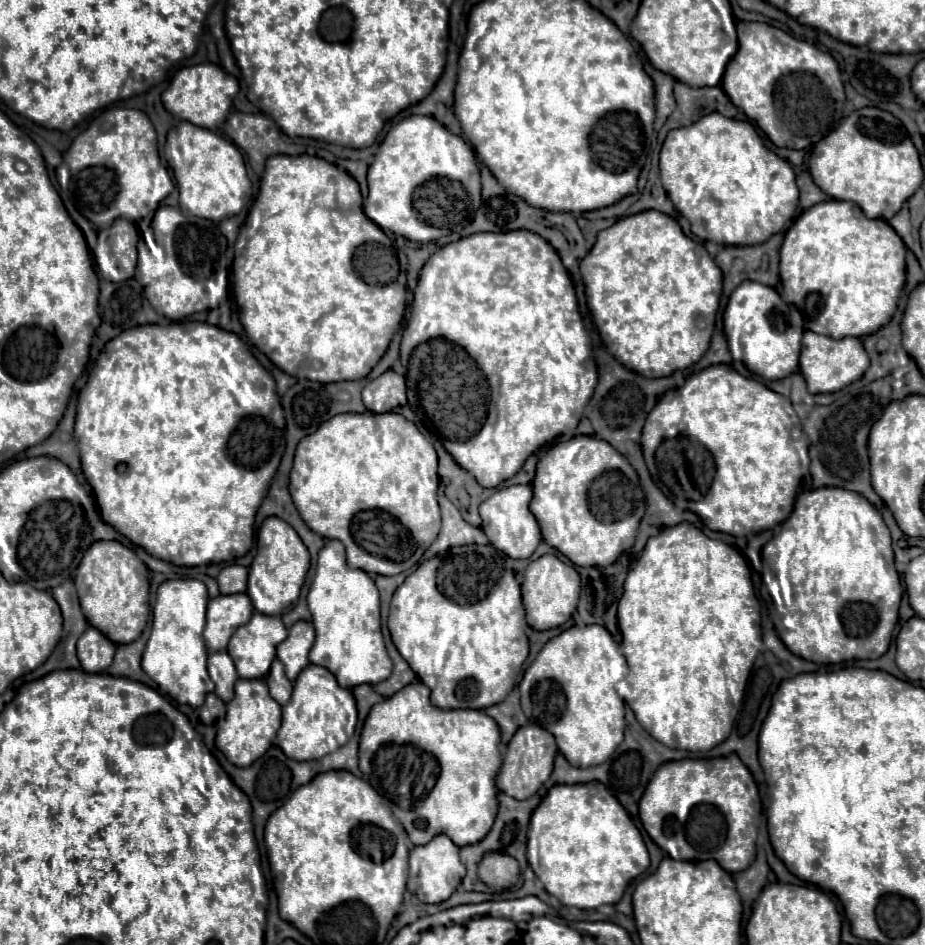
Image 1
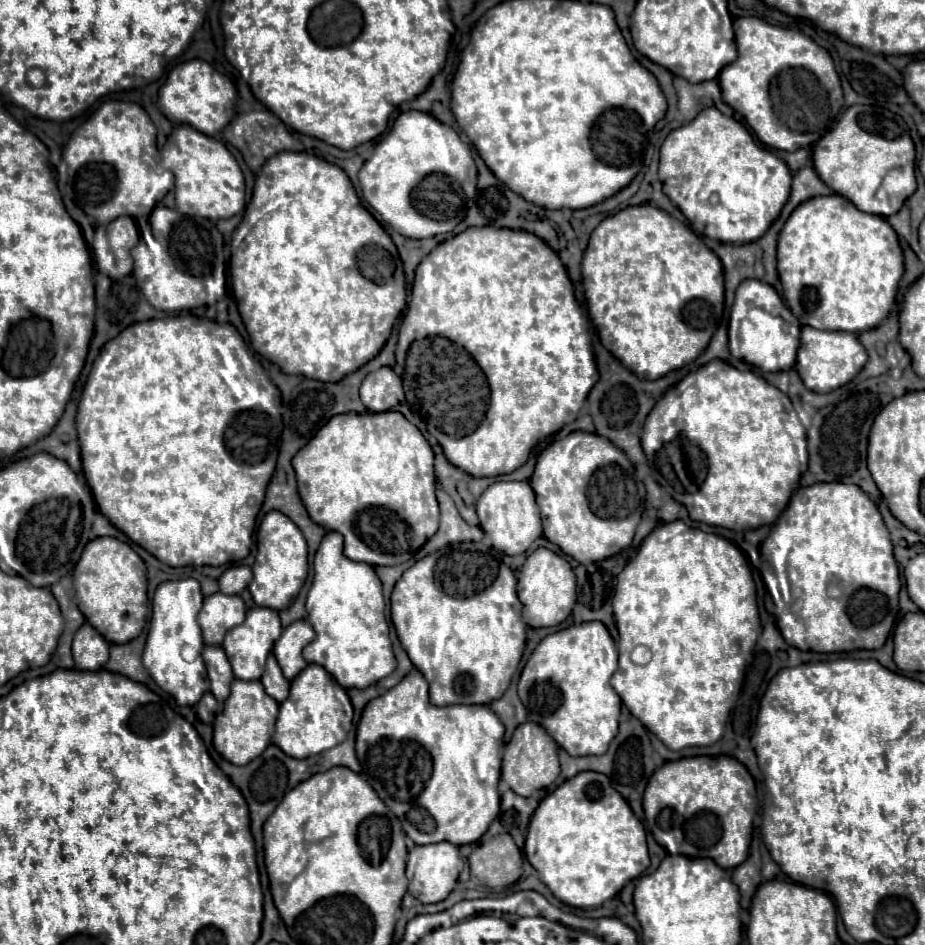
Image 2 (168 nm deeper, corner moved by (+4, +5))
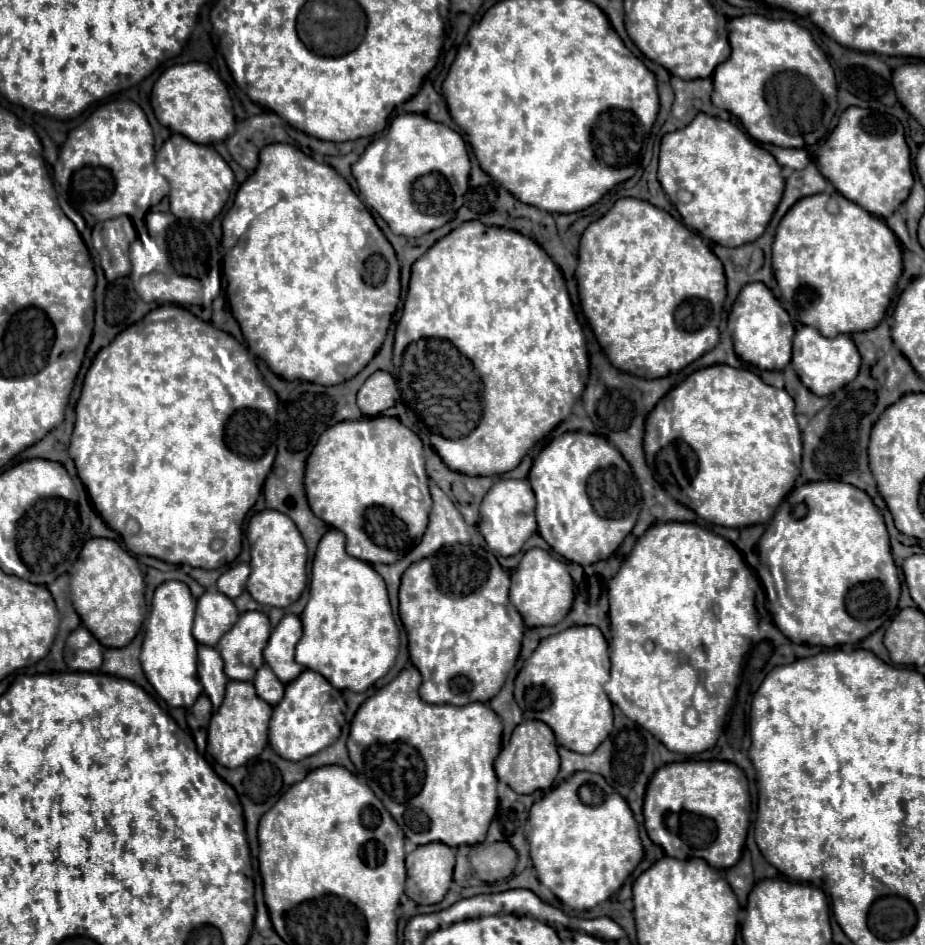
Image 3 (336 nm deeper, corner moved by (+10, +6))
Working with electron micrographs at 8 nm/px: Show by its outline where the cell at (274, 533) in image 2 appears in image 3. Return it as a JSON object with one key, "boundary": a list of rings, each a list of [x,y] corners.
{"boundary":[[[262,510],[254,514],[246,528],[246,538],[250,542],[250,578],[246,590],[250,596],[266,606],[290,606],[296,602],[306,588],[306,544],[296,528],[296,524],[276,510]]]}

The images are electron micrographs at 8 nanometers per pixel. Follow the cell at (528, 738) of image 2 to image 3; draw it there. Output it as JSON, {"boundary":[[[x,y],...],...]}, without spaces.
{"boundary":[[[528,720],[514,728],[510,744],[502,748],[496,762],[496,776],[500,782],[508,784],[518,794],[532,794],[534,790],[544,790],[554,784],[554,778],[560,768],[558,750],[554,744],[554,732],[540,720]]]}

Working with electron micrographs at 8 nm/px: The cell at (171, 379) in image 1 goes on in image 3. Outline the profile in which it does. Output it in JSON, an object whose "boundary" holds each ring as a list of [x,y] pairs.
{"boundary":[[[158,306],[140,322],[136,322],[136,326],[128,326],[128,330],[120,332],[92,360],[92,366],[84,378],[80,400],[76,404],[76,426],[72,432],[70,456],[96,512],[112,530],[116,530],[124,538],[130,552],[154,556],[168,564],[190,564],[208,570],[220,568],[234,562],[234,558],[240,554],[244,518],[256,504],[262,484],[272,468],[276,456],[276,408],[276,392],[264,382],[264,378],[260,384],[260,372],[254,358],[236,338],[232,338],[224,330],[218,330],[210,322],[196,318],[192,312],[180,306]]]}

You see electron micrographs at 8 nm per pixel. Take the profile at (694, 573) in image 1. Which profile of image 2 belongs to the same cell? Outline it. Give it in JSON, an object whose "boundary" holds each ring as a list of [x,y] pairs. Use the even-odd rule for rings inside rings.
{"boundary":[[[684,521],[660,523],[618,575],[611,604],[620,635],[620,659],[610,685],[622,703],[668,749],[678,751],[684,747],[714,745],[724,733],[730,709],[740,695],[745,669],[754,659],[758,635],[762,631],[756,607],[756,585],[746,555],[728,539],[688,527]],[[638,645],[650,649],[652,659],[648,665],[630,661],[630,653]]]}

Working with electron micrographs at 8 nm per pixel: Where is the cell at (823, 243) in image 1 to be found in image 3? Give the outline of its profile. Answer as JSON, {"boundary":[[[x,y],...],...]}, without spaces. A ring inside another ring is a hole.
{"boundary":[[[814,194],[812,198],[802,198],[800,202],[796,202],[796,206],[792,206],[792,210],[788,210],[788,214],[780,220],[776,236],[774,236],[774,244],[772,244],[772,268],[774,268],[774,276],[776,276],[776,282],[778,282],[782,300],[788,302],[794,320],[798,320],[800,324],[806,324],[806,326],[814,326],[824,336],[832,338],[832,336],[838,336],[838,334],[854,334],[854,332],[864,332],[864,330],[872,330],[874,326],[878,326],[878,322],[884,318],[886,308],[890,304],[892,290],[894,290],[894,286],[896,286],[896,282],[902,274],[902,250],[900,250],[898,238],[892,234],[892,230],[886,226],[884,220],[868,214],[864,208],[846,200],[840,194]],[[828,206],[832,206],[836,210],[830,212]]]}

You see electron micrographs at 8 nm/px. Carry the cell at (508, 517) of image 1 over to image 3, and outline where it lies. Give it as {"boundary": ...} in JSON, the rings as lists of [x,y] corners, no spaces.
{"boundary":[[[498,480],[488,492],[486,496],[482,498],[482,504],[480,504],[480,522],[478,522],[478,528],[486,540],[486,544],[496,550],[498,554],[502,556],[514,556],[522,550],[524,542],[536,532],[536,500],[532,498],[532,488],[528,486],[528,480]]]}

